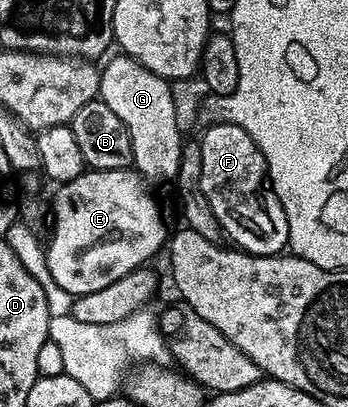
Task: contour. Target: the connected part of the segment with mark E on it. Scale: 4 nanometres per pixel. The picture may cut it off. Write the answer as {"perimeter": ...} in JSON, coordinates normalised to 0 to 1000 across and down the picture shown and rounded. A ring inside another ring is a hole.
{"perimeter":[[[250,413],[218,440],[164,457],[167,477],[149,484],[149,565],[144,595],[129,595],[132,641],[149,686],[204,720],[210,732],[253,725],[253,715],[287,715],[333,686],[356,686],[385,661],[405,661],[428,631],[468,619],[483,592],[477,543],[454,494],[428,474],[422,447],[382,413],[264,415]]]}

